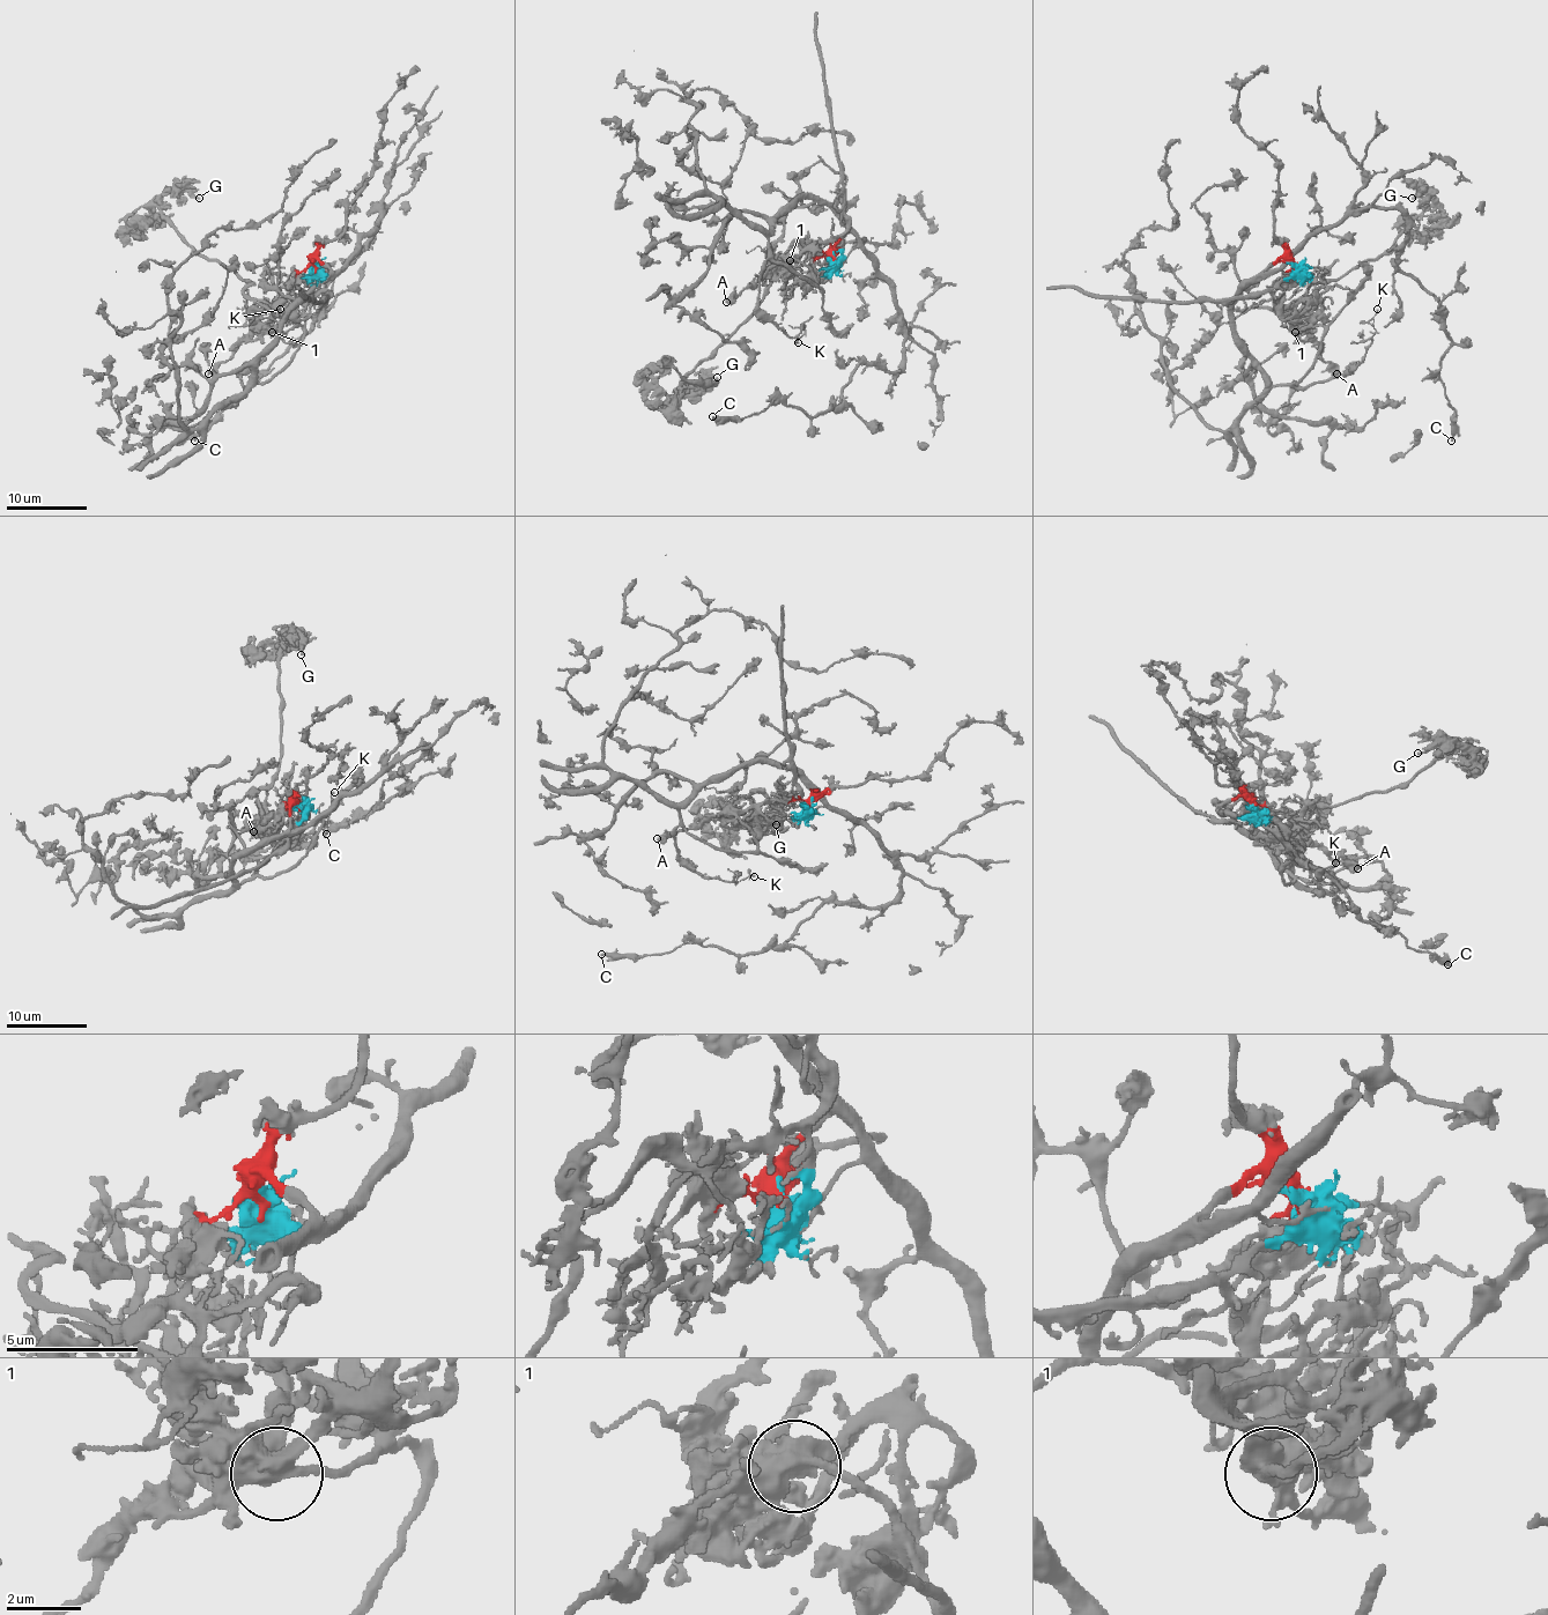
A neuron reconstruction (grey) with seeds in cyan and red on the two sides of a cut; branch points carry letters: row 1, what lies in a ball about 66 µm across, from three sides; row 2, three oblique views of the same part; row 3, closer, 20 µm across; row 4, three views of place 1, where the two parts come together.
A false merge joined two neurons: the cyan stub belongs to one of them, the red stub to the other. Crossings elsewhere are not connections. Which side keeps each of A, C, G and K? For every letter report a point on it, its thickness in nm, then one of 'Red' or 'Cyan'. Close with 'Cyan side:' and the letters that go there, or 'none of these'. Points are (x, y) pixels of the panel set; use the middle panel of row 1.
A: Place: (726, 302). Thickness 650 nm. Red
C: Place: (712, 416). Thickness 240 nm. Red
G: Place: (717, 377). Thickness 160 nm. Cyan
K: Place: (798, 342). Thickness 140 nm. Red
Cyan side: G

